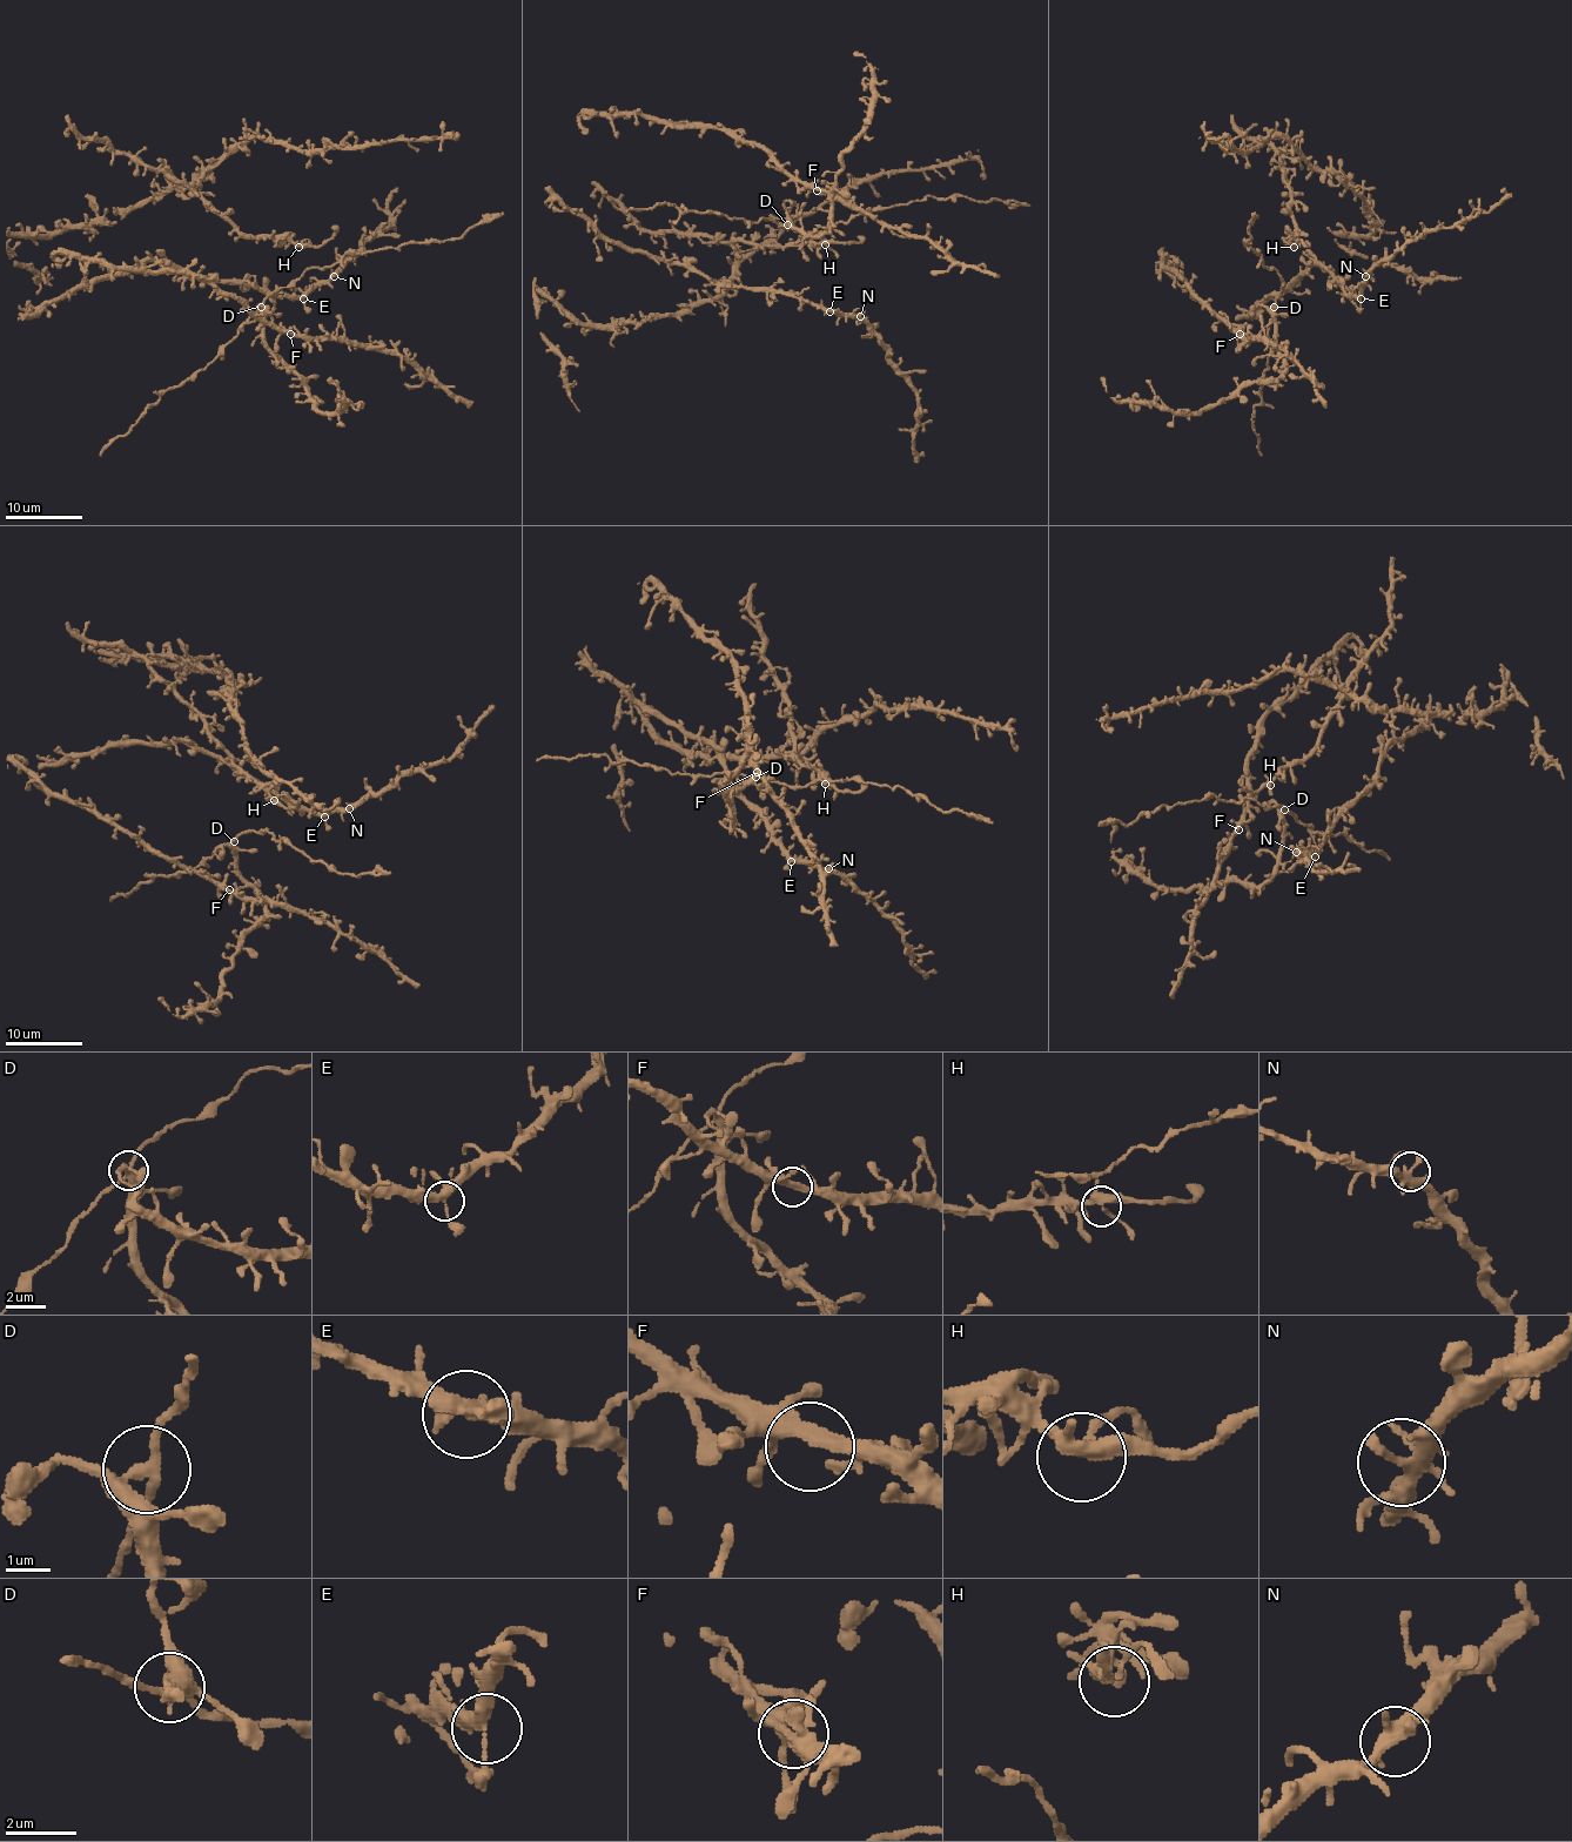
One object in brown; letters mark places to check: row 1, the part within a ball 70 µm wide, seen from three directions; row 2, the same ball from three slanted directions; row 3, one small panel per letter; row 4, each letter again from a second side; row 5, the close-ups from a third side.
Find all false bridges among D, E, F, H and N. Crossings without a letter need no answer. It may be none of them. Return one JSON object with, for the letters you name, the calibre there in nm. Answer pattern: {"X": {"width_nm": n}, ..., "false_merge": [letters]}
{"D": {"width_nm": 240}, "false_merge": ["D"]}

